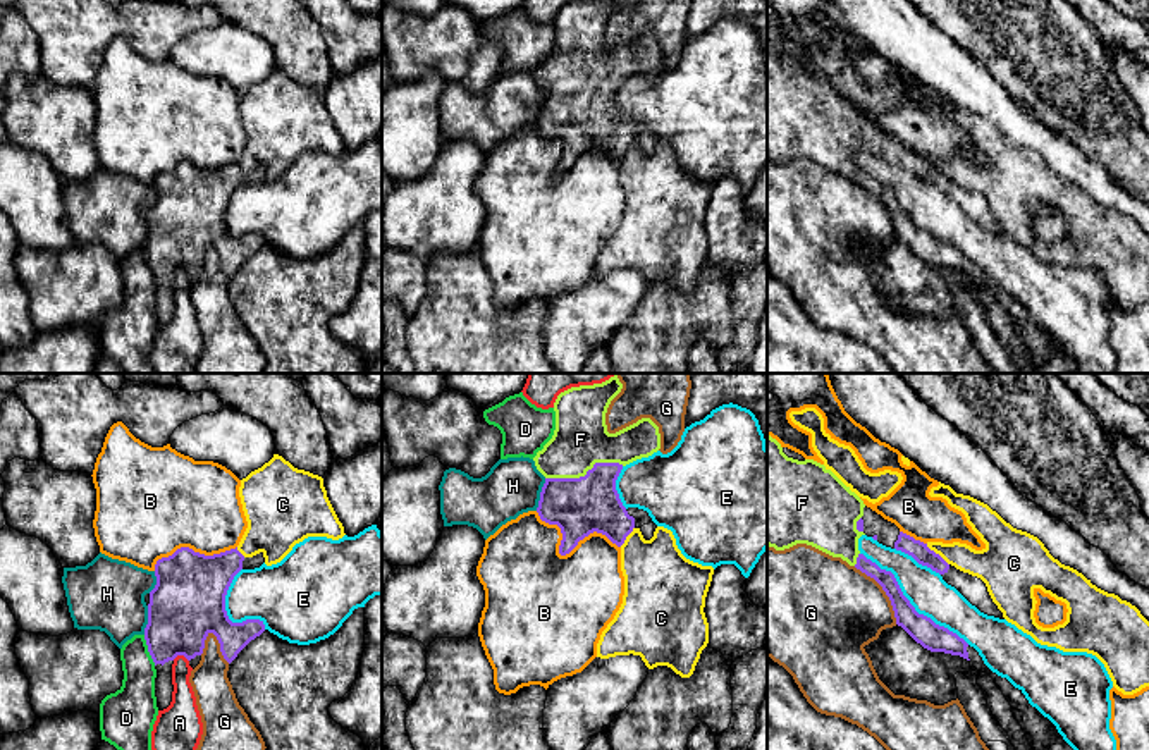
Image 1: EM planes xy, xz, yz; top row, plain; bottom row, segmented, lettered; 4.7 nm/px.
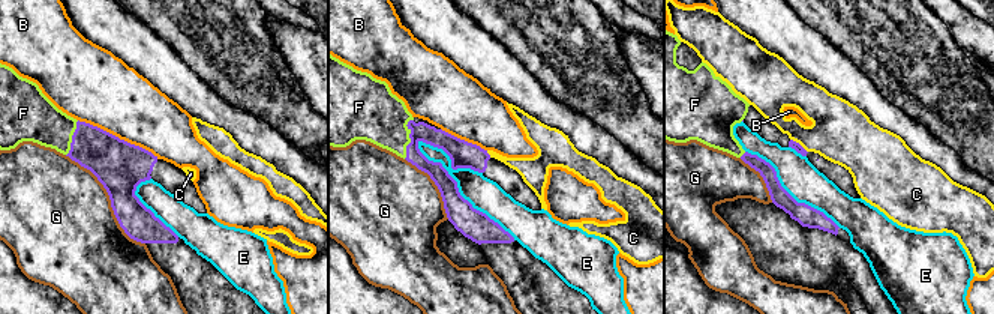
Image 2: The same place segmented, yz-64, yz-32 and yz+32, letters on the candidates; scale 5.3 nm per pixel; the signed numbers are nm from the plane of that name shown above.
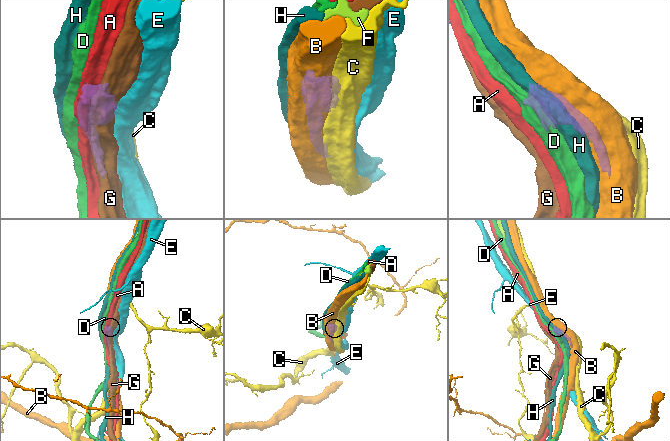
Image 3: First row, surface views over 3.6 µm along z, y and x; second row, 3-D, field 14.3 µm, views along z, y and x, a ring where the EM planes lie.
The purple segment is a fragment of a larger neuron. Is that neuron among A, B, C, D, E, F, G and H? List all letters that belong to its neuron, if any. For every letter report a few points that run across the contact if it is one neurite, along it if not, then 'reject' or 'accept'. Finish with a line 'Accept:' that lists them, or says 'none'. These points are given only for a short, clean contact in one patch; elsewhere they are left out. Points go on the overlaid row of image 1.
A: reject
B: reject
C: yz (926, 544), (948, 565) | reject
D: reject
E: reject
F: accept
G: reject
H: reject
Accept: F

